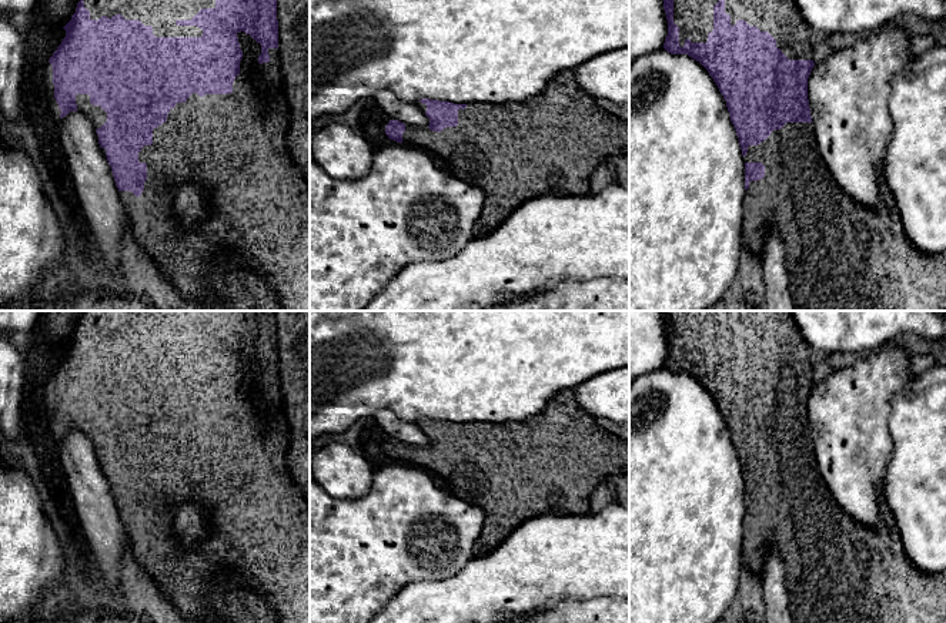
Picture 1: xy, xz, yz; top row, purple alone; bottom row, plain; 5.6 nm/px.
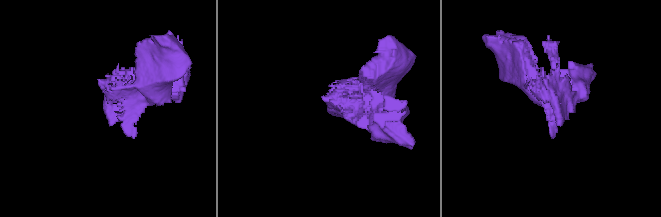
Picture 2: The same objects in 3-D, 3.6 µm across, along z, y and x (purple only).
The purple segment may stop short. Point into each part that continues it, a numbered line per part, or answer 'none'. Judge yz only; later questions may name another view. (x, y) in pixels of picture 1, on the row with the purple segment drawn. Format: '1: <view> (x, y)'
1: yz (694, 17)
2: yz (835, 253)

